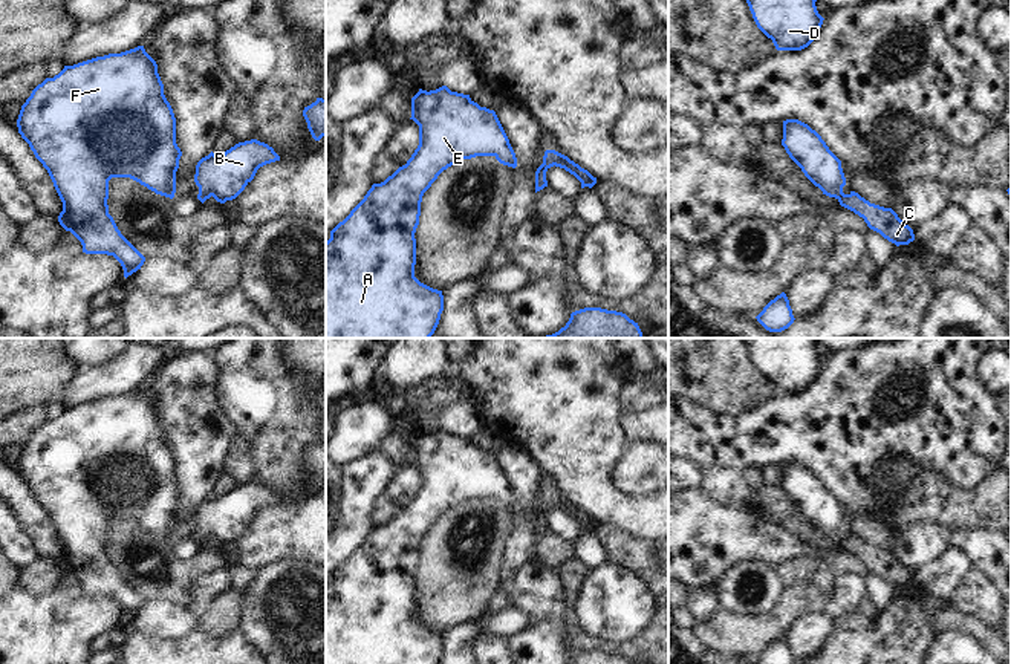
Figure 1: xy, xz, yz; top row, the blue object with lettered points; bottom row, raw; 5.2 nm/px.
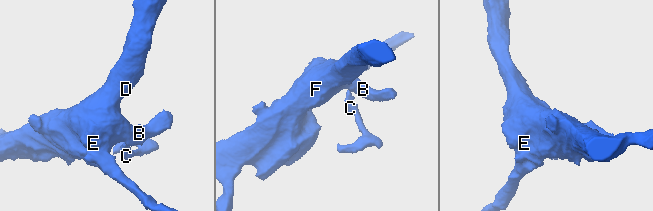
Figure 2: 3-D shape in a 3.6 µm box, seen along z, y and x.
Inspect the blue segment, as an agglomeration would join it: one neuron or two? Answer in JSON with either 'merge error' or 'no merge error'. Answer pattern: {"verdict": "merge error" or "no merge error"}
{"verdict": "merge error"}

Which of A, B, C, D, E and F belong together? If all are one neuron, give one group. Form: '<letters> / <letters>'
A B D E F / C

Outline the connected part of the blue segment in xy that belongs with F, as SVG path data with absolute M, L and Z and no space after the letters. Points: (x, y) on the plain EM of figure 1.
M144 389L64 408L58 418L46 421L32 433L21 448L17 470L35 500L47 513L63 545L60 568L81 584L83 595L113 598L121 606L125 621L141 612L145 600L121 577L109 557L109 523L130 520L156 537L173 542L176 514L182 499L176 487L176 461L164 438L158 407Z

